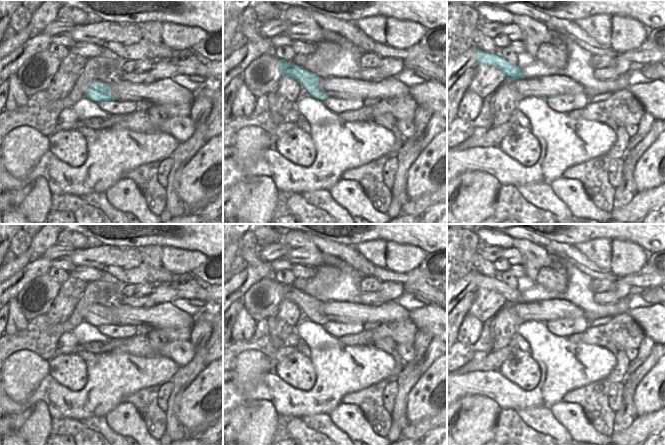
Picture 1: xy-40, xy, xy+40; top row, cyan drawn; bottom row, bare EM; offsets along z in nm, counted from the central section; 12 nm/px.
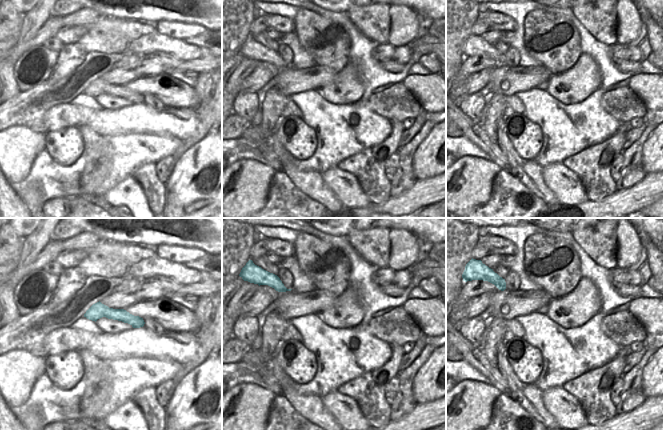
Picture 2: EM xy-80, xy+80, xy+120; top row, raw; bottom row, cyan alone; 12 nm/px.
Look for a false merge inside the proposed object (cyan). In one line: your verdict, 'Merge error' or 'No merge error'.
No merge error.

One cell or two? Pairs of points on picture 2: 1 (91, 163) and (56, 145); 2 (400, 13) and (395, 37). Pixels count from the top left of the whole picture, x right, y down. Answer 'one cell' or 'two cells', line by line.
1: two cells
2: one cell

